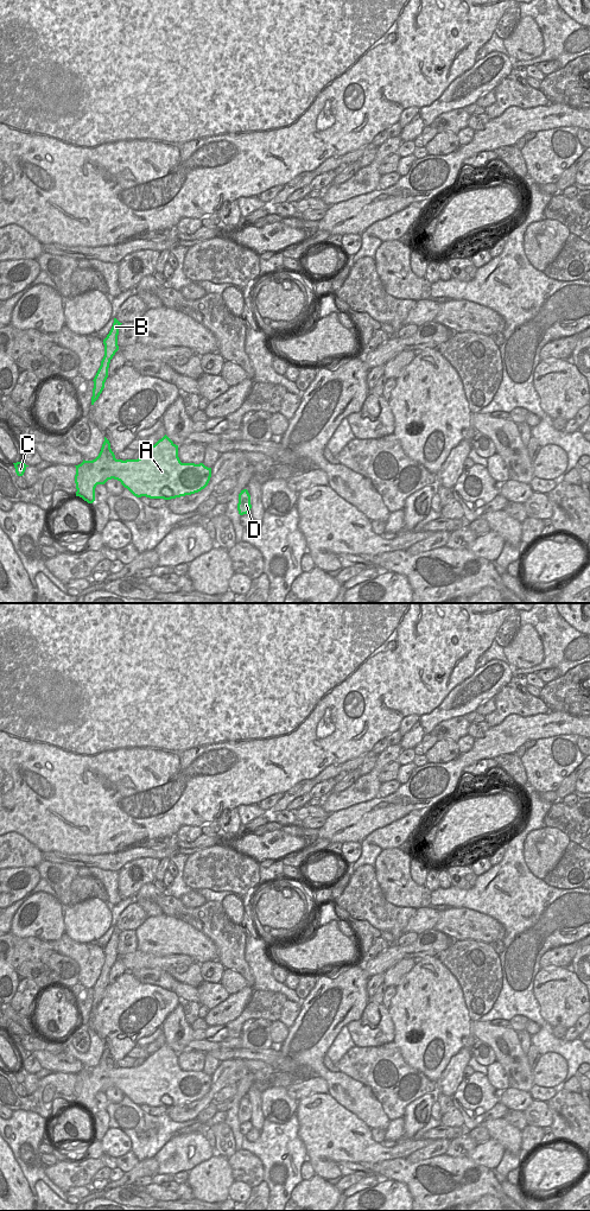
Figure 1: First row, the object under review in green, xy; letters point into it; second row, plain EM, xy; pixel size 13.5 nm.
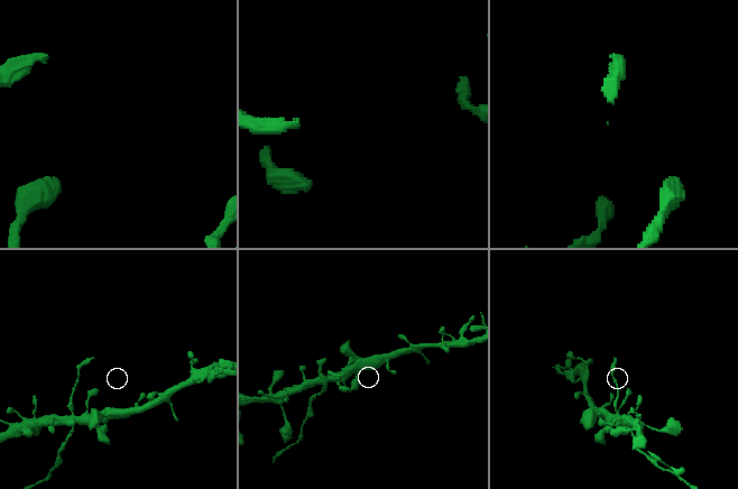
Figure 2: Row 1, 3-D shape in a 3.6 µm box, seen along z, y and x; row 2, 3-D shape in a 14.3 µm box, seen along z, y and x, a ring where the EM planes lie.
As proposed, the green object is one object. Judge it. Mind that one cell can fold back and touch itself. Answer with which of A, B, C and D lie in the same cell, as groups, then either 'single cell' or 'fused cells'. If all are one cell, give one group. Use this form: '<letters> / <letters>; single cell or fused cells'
A C D / B; fused cells

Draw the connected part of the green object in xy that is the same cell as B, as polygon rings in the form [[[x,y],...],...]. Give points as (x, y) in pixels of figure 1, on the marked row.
[[[114,318],[113,326],[107,335],[107,337],[103,340],[104,344],[104,356],[101,361],[101,366],[94,378],[94,388],[93,388],[93,397],[91,397],[91,405],[99,399],[100,394],[102,393],[104,388],[104,382],[108,378],[108,368],[110,360],[115,355],[115,353],[119,350],[118,345],[118,335],[119,335],[119,326],[122,323],[120,323],[116,318]]]

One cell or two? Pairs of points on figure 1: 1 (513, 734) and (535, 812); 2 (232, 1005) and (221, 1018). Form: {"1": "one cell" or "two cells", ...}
{"1": "two cells", "2": "one cell"}

